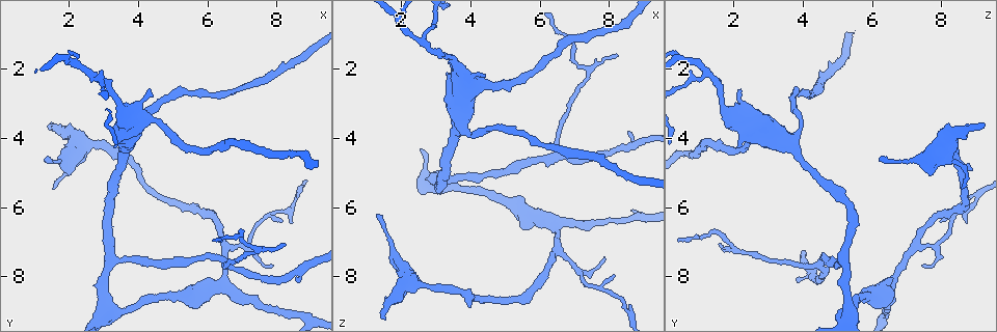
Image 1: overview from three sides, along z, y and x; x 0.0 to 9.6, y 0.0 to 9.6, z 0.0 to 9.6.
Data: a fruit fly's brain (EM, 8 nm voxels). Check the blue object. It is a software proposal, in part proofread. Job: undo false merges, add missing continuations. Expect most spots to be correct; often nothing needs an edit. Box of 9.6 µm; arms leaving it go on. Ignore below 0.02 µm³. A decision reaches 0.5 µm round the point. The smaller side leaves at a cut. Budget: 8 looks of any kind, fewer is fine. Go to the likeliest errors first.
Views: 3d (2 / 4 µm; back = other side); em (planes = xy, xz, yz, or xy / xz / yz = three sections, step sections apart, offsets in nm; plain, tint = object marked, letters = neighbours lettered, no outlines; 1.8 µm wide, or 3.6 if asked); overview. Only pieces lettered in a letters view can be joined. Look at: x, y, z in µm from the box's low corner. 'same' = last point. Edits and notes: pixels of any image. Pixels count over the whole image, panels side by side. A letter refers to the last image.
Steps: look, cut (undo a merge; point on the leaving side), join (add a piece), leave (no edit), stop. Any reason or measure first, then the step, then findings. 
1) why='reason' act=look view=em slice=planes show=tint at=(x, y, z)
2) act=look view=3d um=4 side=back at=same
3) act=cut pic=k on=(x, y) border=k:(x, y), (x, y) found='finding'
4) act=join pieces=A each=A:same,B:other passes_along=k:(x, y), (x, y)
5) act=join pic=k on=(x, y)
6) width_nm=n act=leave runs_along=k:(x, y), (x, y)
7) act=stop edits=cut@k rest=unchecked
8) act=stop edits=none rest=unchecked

why='an open end' act=look view=em slice=planes show=letters at=(3.35, 4.20, 2.20)

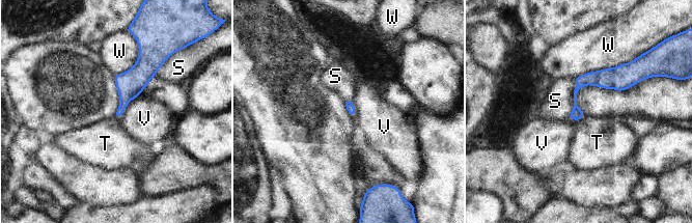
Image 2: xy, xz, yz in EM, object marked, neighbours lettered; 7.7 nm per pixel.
longest_contact=W:460nm act=leave each=S:other,T:other,V:other,W:other border=2:(585, 115), (577, 121) found='none of them fits'

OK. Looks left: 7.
why='abrupt turn' act=look view=3d um=2 at=(2.65, 2.10, 1.30)

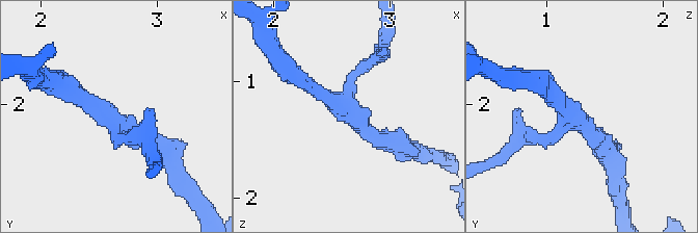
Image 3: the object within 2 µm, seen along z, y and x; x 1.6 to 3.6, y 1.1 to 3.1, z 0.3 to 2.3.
why='need the tissue' act=look view=em slice=planes show=letters at=(2.64, 2.10, 1.24)

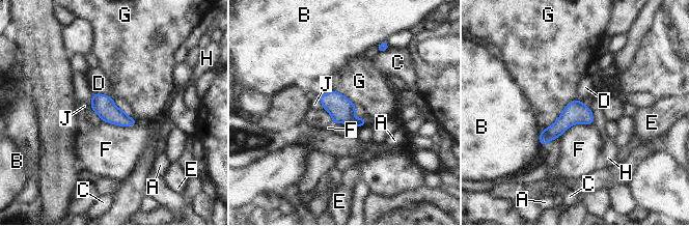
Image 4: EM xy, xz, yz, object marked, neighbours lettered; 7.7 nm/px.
longest_contact=G:360nm act=leave each=A:other,B:other,C:other,D:other,E:other,F:other,G:other,H:other,J:other border=4:(578, 97), (544, 129) found='one neuron here'

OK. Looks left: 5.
why='side arm on a straight run' act=look view=em slice=planes show=letters at=(6.50, 7.15, 7.20)

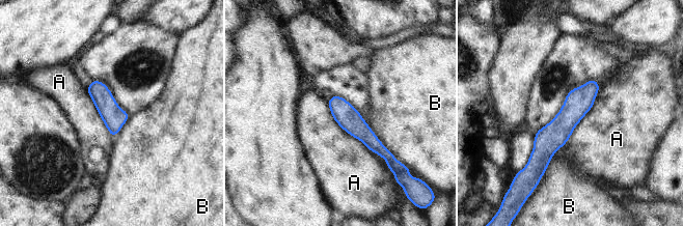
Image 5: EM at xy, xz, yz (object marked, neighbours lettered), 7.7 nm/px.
width_nm=180 act=leave each=A:other,B:other found='continuous, no second neuron'

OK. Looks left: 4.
why='abrupt turn' act=look view=3d um=4 at=(3.15, 9.05, 5.30)

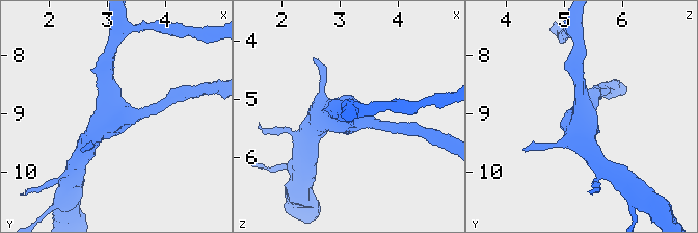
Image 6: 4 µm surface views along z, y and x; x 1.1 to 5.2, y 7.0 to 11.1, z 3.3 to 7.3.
arms=3 arm_widths_nm=190,260,280 why='now the EM' act=look view=em slice=yz step=16 show=tint at=(3.15, 9.00, 5.35)

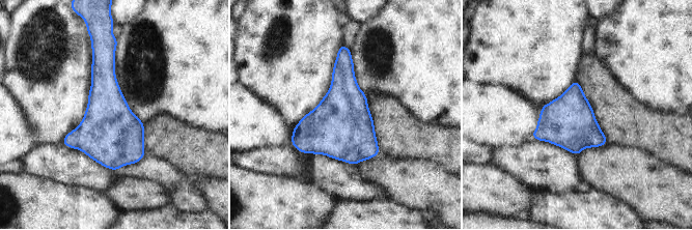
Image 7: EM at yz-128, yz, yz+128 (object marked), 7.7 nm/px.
why='cut it another way' act=look view=em slice=planes show=letters at=same

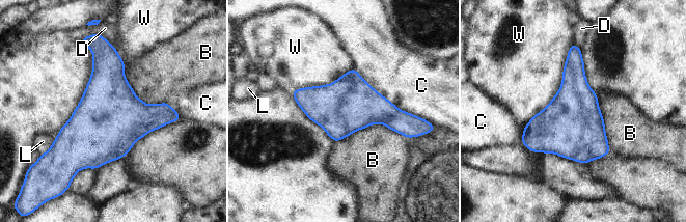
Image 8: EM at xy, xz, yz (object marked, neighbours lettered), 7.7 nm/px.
act=leave each=B:other,C:other,D:other,L:other,W:other found='continuous, no second neuron'

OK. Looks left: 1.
act=stop edits=none rest=unchecked

